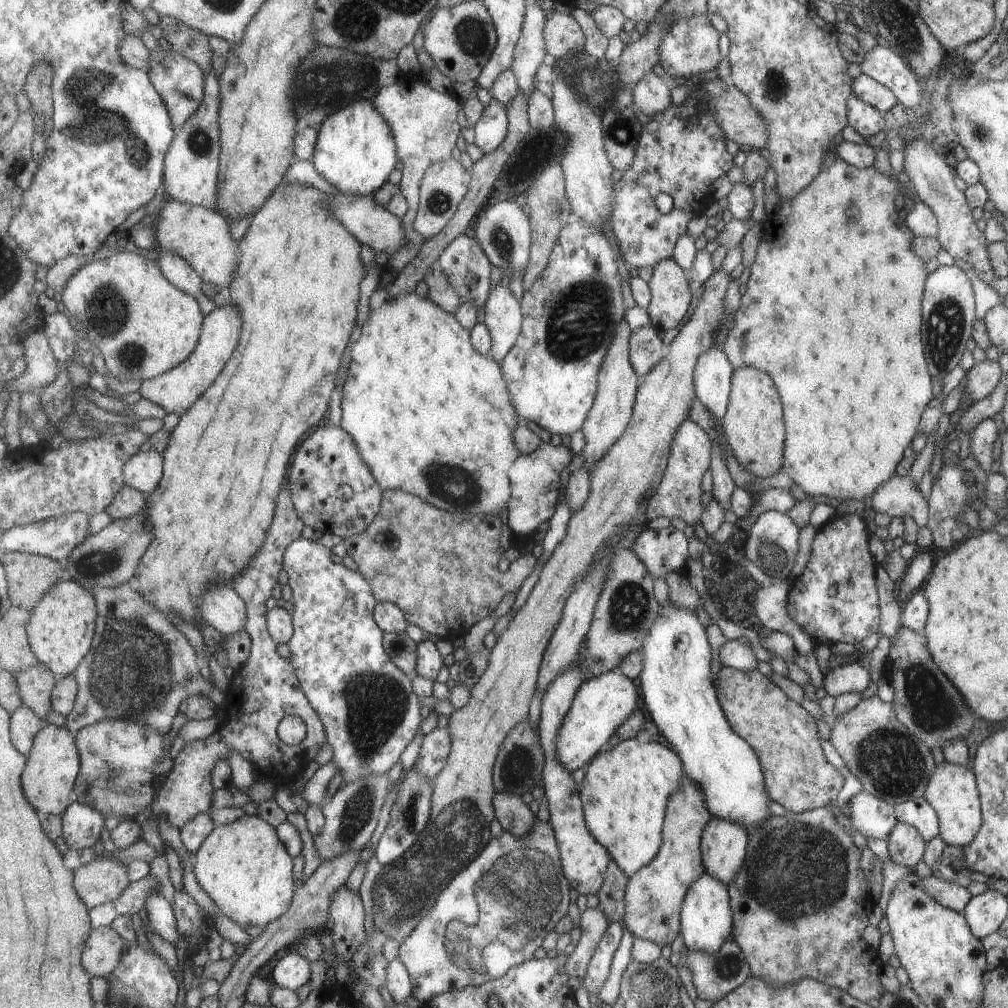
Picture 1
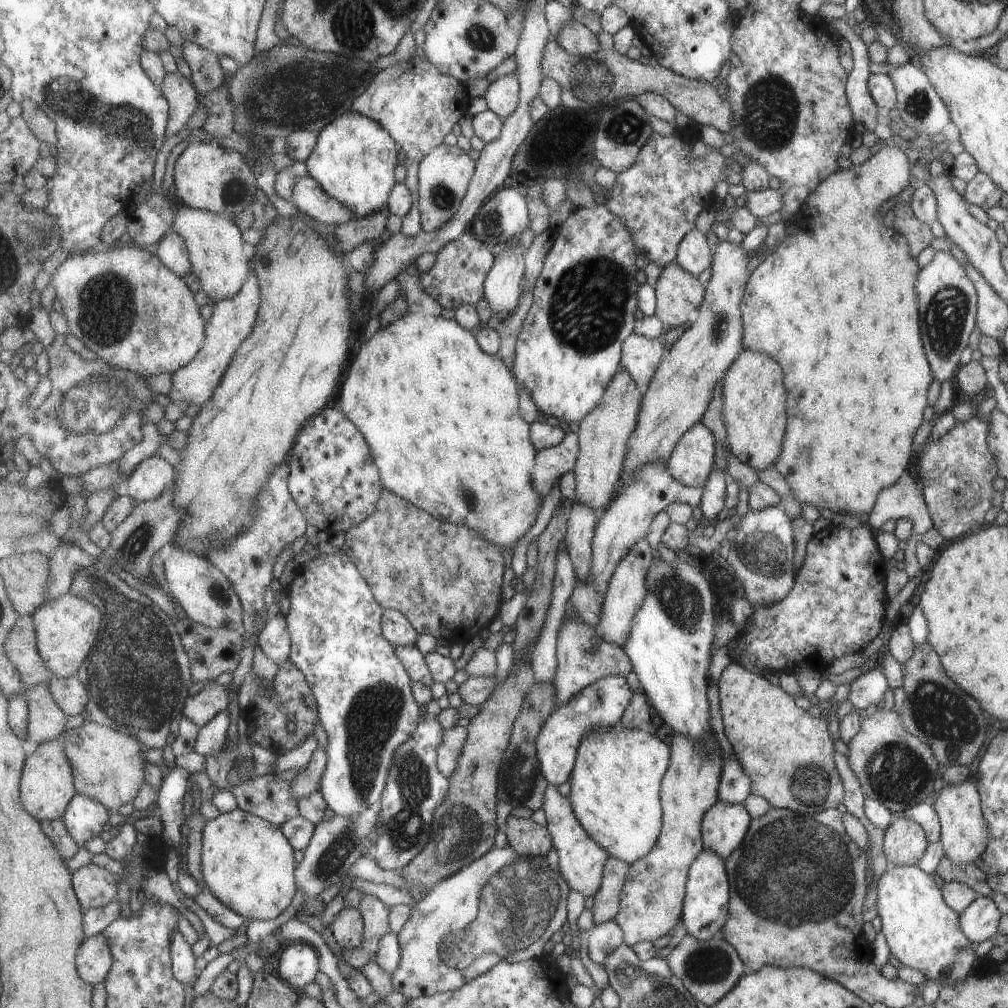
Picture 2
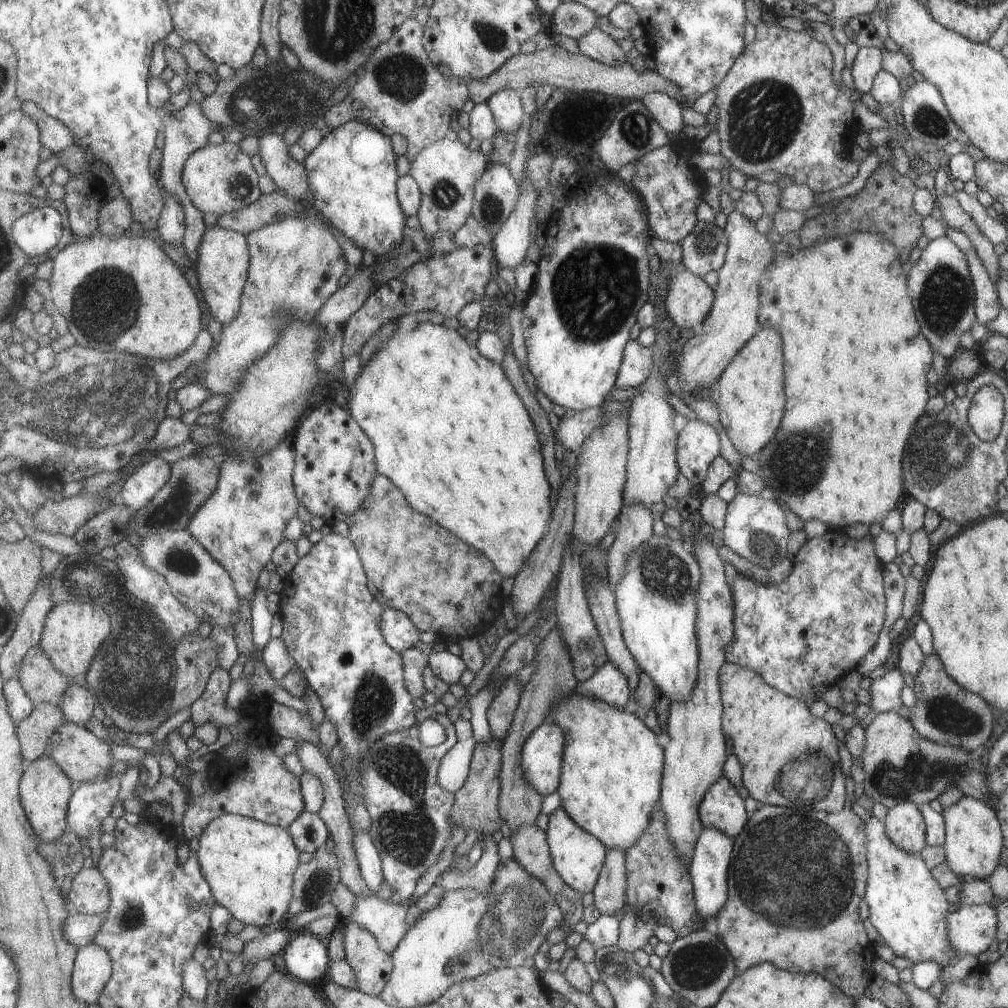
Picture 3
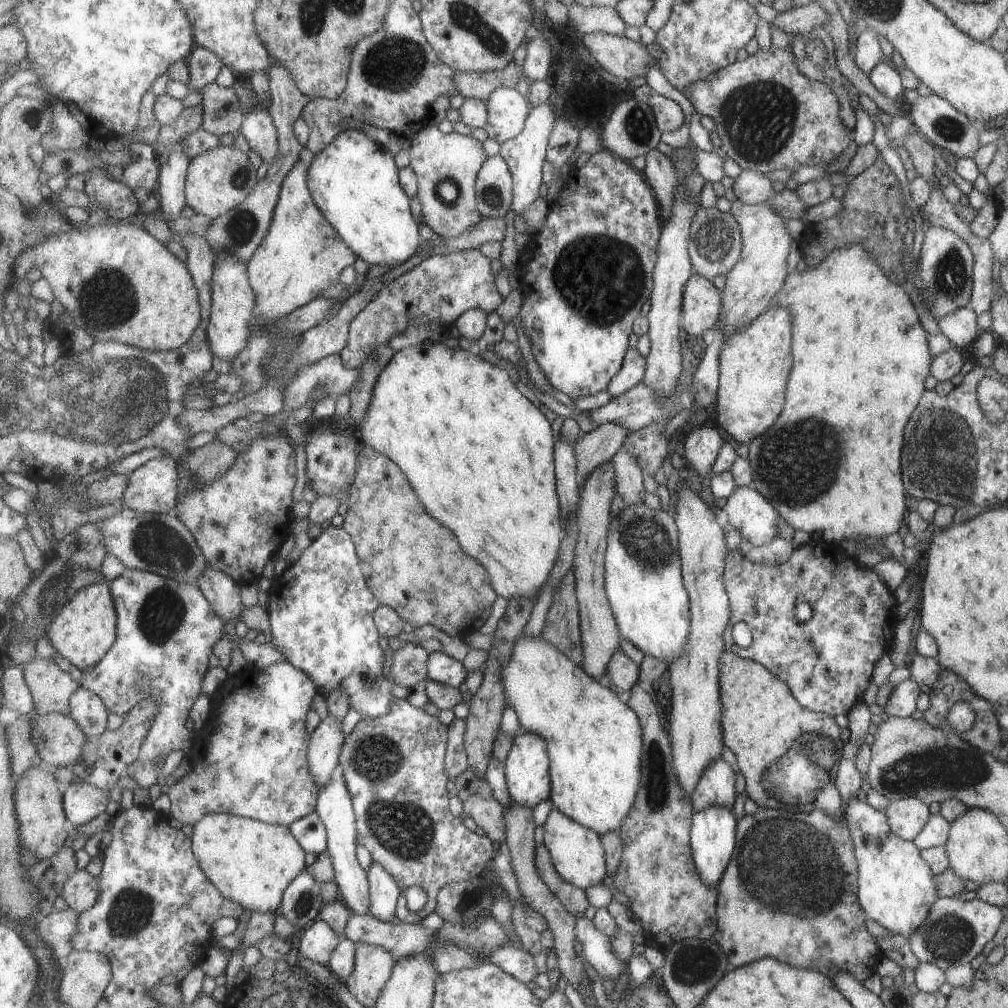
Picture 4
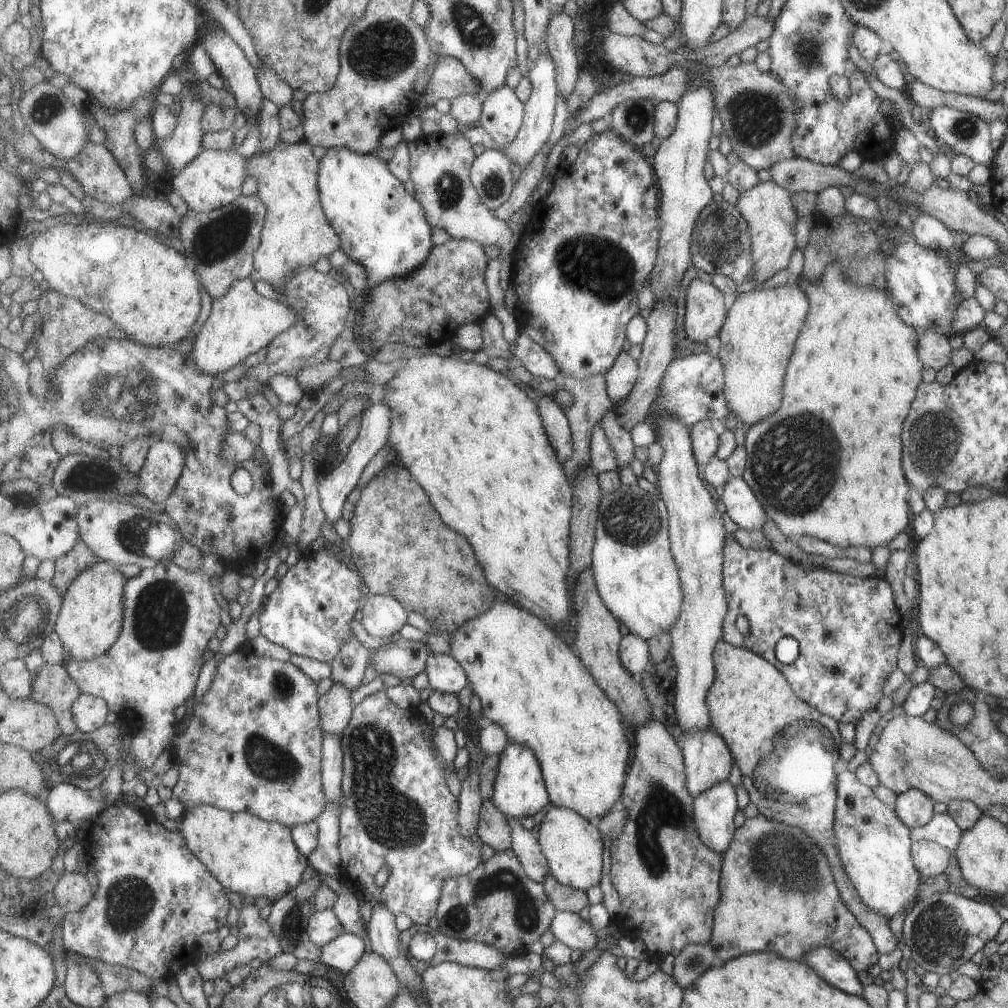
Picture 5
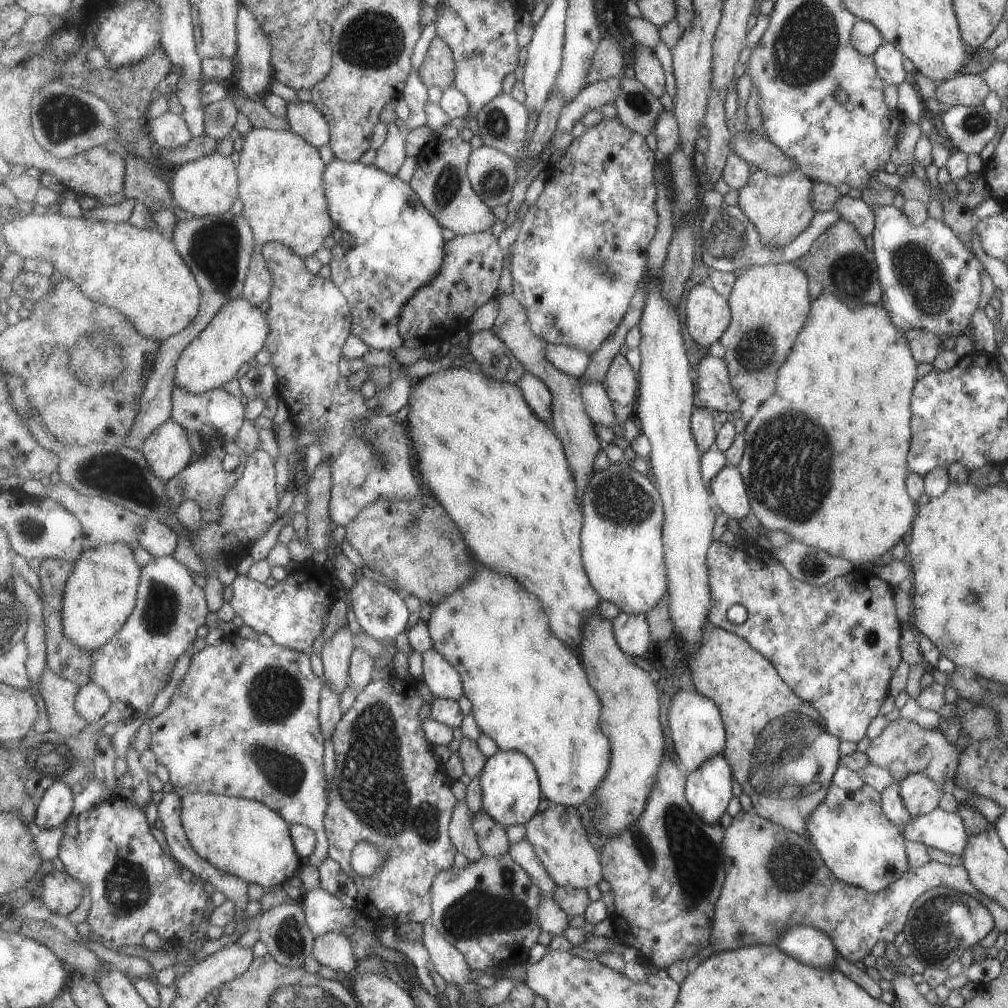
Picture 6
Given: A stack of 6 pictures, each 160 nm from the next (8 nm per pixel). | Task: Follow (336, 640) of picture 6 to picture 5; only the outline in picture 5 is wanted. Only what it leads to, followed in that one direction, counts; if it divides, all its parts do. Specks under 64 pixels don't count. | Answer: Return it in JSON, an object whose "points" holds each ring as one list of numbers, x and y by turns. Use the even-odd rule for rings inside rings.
{"points":[[335,683,332,690,320,698,321,729,331,735,343,735,354,712,351,691]]}

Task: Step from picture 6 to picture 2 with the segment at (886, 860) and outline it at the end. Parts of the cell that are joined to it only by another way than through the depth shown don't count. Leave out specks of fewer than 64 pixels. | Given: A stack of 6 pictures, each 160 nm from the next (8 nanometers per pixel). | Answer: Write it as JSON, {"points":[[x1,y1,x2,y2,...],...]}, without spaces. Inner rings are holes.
{"points":[[886,864,886,870,877,882,876,909,890,954,893,954,903,967,915,969,927,980,937,980,940,988,943,985,953,985,967,977,967,972,975,960,971,950,971,941,962,933,959,914,944,901,940,888,937,888,930,874,917,868,917,865,897,866]]}

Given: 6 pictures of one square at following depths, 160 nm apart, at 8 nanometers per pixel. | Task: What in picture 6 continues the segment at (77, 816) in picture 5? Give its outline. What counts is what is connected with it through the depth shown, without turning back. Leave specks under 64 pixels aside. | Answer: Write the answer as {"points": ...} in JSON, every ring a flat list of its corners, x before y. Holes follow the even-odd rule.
{"points":[[57,781,50,786,38,804,35,820,37,831,63,826,73,812,75,795,67,783]]}

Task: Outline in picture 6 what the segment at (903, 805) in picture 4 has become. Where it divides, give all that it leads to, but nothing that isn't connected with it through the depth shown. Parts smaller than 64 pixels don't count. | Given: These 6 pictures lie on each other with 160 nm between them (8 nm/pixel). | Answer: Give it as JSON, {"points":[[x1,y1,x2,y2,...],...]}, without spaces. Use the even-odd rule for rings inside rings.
{"points":[[909,773,898,782,898,795,912,817,931,812,939,802,939,789,923,773]]}

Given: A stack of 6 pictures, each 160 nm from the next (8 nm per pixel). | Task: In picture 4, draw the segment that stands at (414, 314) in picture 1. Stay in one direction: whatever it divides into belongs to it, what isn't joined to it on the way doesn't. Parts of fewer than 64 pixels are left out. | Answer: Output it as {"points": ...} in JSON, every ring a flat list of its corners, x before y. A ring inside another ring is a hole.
{"points":[[443,341,411,345,397,351,385,370,378,376,372,393,373,398,363,417,360,429,360,438,364,444,373,447,377,452,395,462,405,473,415,492,421,496,421,502,427,506,429,514,433,514,433,518,437,518,439,522,443,522,443,526,449,526,457,534,467,554,473,554,473,558,477,558,479,562,485,562,485,568,493,576,490,580,499,596,509,601,527,596,537,600,540,590,549,580,553,566,556,565,565,530,562,525,562,508,558,493,556,443,553,440,555,436,553,436,553,428,551,428,551,422,547,421,547,416,515,386,513,375,509,376,500,365,491,364,485,358,463,348,456,350,448,348]]}

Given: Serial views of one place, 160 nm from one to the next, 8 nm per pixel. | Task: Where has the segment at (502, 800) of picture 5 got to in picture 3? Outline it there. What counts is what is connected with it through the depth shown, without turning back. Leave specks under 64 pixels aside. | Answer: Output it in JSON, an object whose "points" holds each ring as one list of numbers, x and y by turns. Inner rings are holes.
{"points":[[551,719,546,720,539,728,536,728,525,743,522,765,526,779,528,784,533,785,536,791,544,797,560,788,565,749,566,732]]}

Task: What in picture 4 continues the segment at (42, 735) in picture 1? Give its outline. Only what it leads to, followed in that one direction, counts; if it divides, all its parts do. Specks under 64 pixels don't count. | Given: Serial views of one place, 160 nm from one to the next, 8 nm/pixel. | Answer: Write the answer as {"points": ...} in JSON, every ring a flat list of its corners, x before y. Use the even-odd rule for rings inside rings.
{"points":[[39,767,30,768,17,780,14,798,16,800,16,817,20,822,20,845,22,848,36,854,39,861,59,853,59,850,66,846,70,825,64,809,64,794,59,792,59,782,53,773,46,772]]}

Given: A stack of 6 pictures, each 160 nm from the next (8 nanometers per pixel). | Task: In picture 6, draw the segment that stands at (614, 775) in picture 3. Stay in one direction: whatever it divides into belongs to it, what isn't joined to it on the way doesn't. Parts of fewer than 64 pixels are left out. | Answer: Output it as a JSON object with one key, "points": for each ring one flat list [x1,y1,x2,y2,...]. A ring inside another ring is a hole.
{"points":[[485,568,485,570,481,570,477,574,477,578,473,582,469,582,469,586,465,586,465,590,459,590,455,594,451,592,440,605,433,608,432,617,425,623,427,628,429,628,433,648,444,654,444,657,449,662,452,662,453,666,456,666,457,670,462,674,465,696,472,704,471,712,475,715,482,732,489,733,503,750,513,749,528,754,528,757,536,766,540,776,541,788,550,805,563,805,575,808,579,808,583,804,591,805,593,799,597,796,596,793,599,791,601,782,605,780,605,776,607,776,607,772,609,772,611,767,611,742,603,734,601,724,599,724,604,704,600,694,593,688,585,667,581,666,581,660,573,654,573,648,560,638,555,638,555,634,551,632,549,616,545,614,541,600,537,596,529,594,517,580,505,578,505,576]]}

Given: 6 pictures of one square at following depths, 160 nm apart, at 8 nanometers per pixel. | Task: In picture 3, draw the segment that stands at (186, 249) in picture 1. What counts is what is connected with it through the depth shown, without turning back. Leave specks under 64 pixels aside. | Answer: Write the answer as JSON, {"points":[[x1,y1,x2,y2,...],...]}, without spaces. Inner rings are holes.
{"points":[[217,224,209,226,205,231,198,248,198,262,195,271,209,310,222,326,230,323,241,308,251,260,246,235,227,230]]}

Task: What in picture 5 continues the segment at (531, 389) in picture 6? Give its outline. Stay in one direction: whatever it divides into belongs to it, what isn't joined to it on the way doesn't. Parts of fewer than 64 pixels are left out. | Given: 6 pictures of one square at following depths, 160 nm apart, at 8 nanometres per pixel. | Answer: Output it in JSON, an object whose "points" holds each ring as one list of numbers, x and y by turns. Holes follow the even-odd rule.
{"points":[[540,394,537,404,537,410,540,410,541,420,544,422,549,439,555,446,561,462,566,464,574,454,574,437,571,434,569,418,565,416,560,404,551,396]]}

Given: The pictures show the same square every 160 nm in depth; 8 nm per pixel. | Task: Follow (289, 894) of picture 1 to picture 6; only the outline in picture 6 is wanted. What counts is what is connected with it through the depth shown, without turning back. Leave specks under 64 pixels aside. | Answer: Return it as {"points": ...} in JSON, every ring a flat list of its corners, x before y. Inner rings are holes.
{"points":[[187,793,182,798,181,816,192,847,217,868,238,876,249,884,258,884,265,890,285,885,289,878,298,874,303,864,304,858,297,852,292,839,290,822,268,804,217,793]]}

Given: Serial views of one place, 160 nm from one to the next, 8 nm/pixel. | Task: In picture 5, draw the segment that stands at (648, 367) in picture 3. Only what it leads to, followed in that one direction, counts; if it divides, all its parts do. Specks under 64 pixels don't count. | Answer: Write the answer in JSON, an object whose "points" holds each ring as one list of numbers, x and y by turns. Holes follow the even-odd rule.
{"points":[[621,352,617,361,606,373,607,391,615,406,631,396,639,377,639,362,630,352]]}

